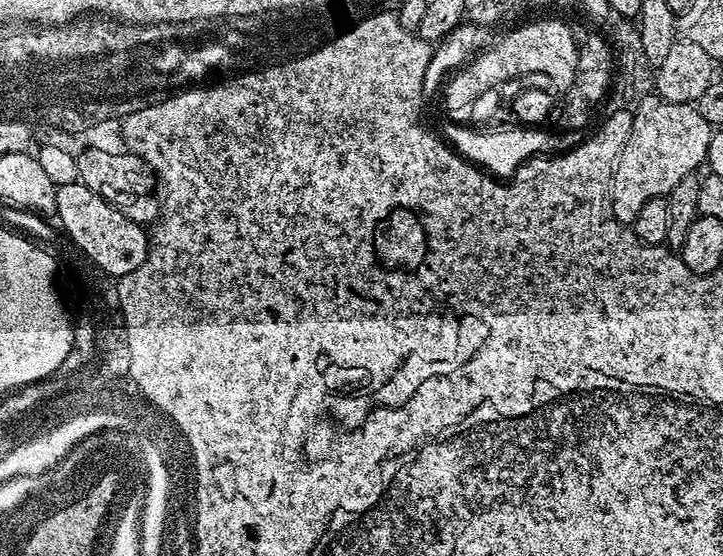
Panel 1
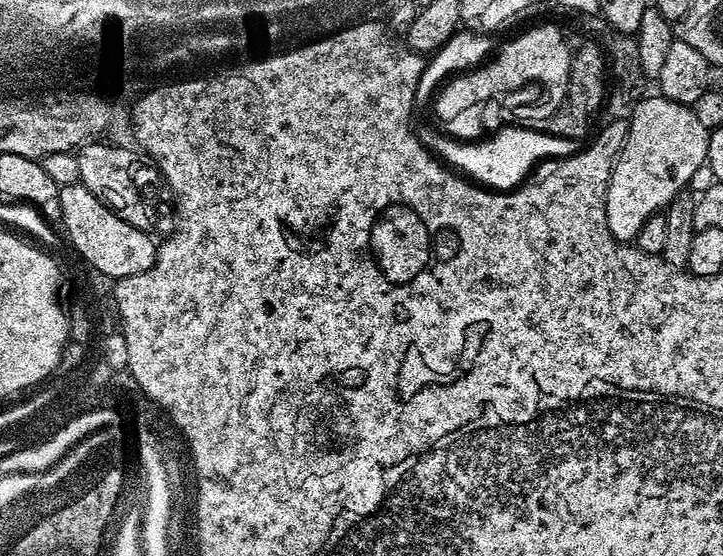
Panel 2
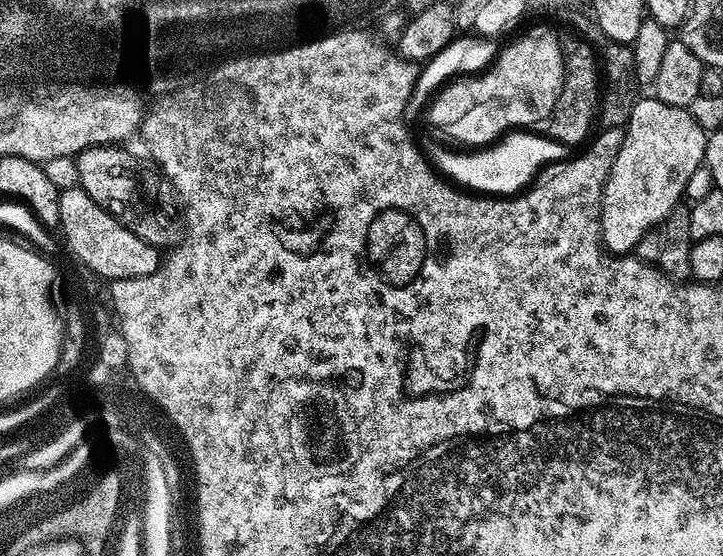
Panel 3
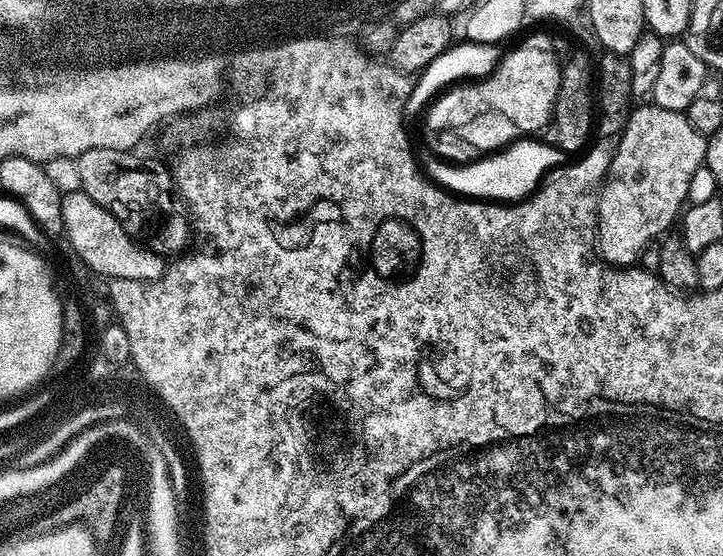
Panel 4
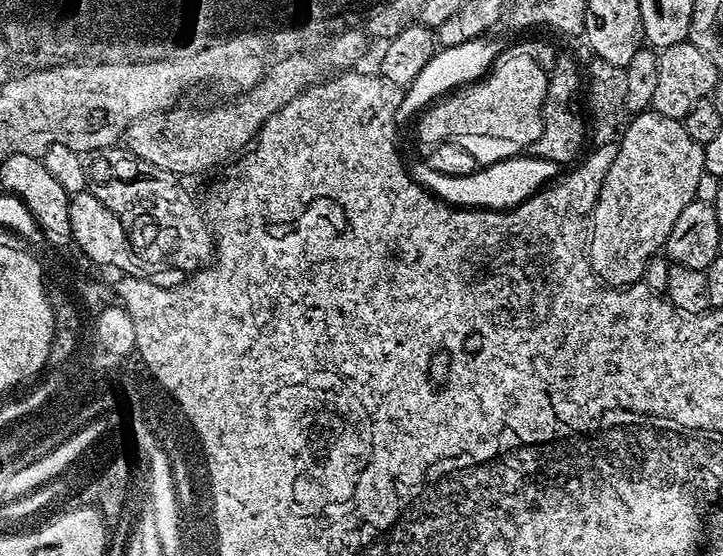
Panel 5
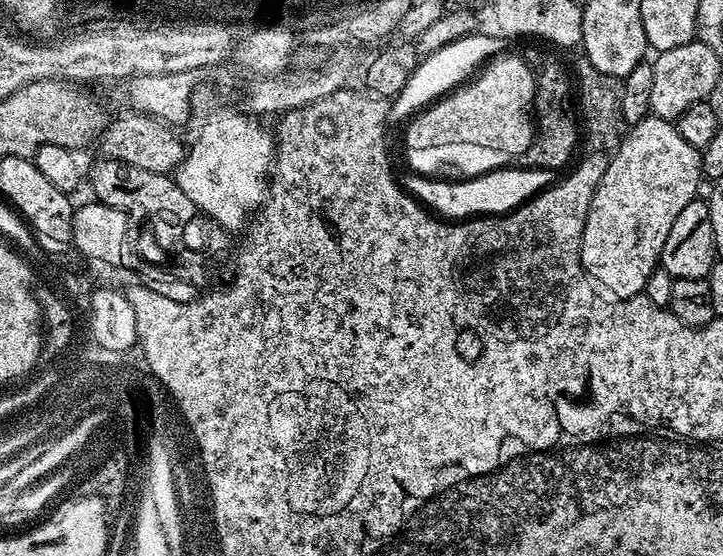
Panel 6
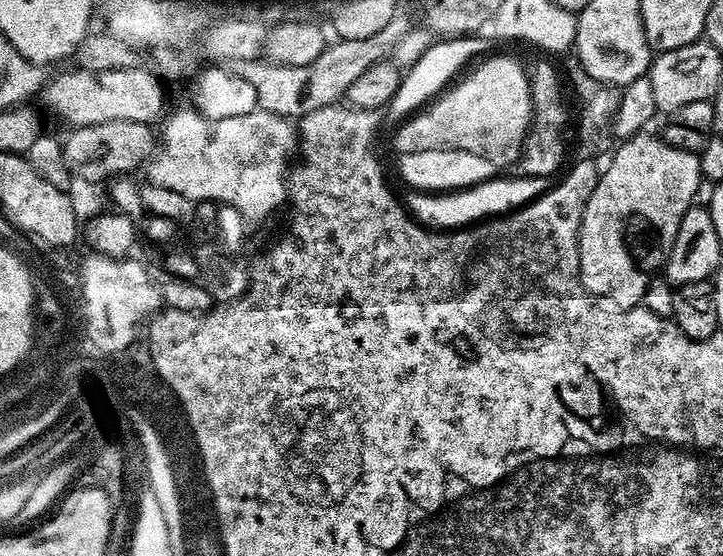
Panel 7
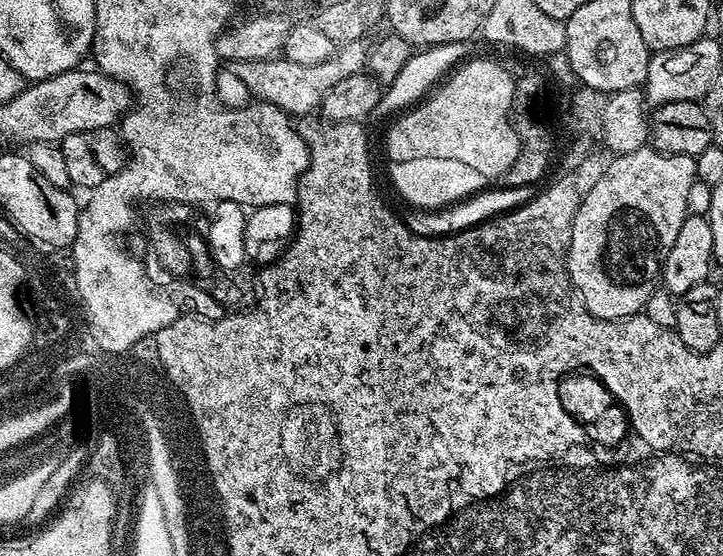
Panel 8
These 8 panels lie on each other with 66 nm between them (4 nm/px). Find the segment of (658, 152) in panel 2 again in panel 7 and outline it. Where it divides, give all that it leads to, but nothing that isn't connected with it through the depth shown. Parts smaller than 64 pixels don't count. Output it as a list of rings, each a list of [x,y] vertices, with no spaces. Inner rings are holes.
[[[648,135],[629,137],[621,143],[624,144],[621,148],[619,145],[611,153],[608,169],[599,173],[594,190],[584,204],[580,223],[579,283],[583,291],[601,301],[609,300],[604,302],[616,310],[634,308],[643,301],[653,276],[664,267],[674,234],[678,234],[678,222],[682,222],[686,210],[693,207],[695,200],[692,199],[702,185],[697,153],[675,148],[659,135]]]

